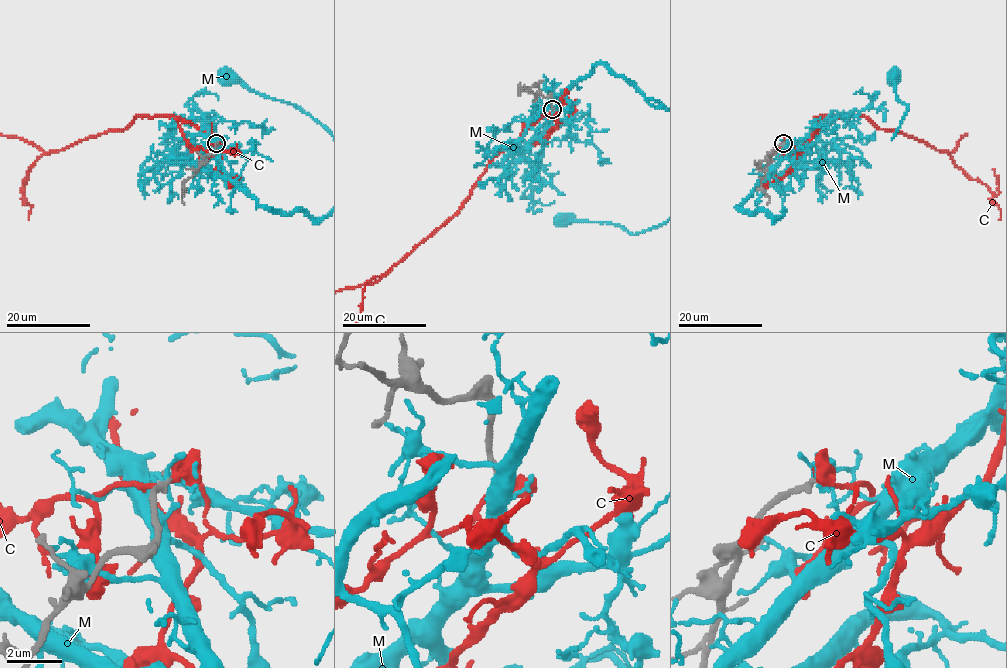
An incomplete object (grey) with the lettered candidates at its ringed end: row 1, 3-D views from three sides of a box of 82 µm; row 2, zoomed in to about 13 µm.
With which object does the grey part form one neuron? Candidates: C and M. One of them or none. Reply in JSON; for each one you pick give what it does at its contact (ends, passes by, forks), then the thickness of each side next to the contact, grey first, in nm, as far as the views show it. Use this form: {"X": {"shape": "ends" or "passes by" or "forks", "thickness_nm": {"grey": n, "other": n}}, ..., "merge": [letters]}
{"merge": []}

